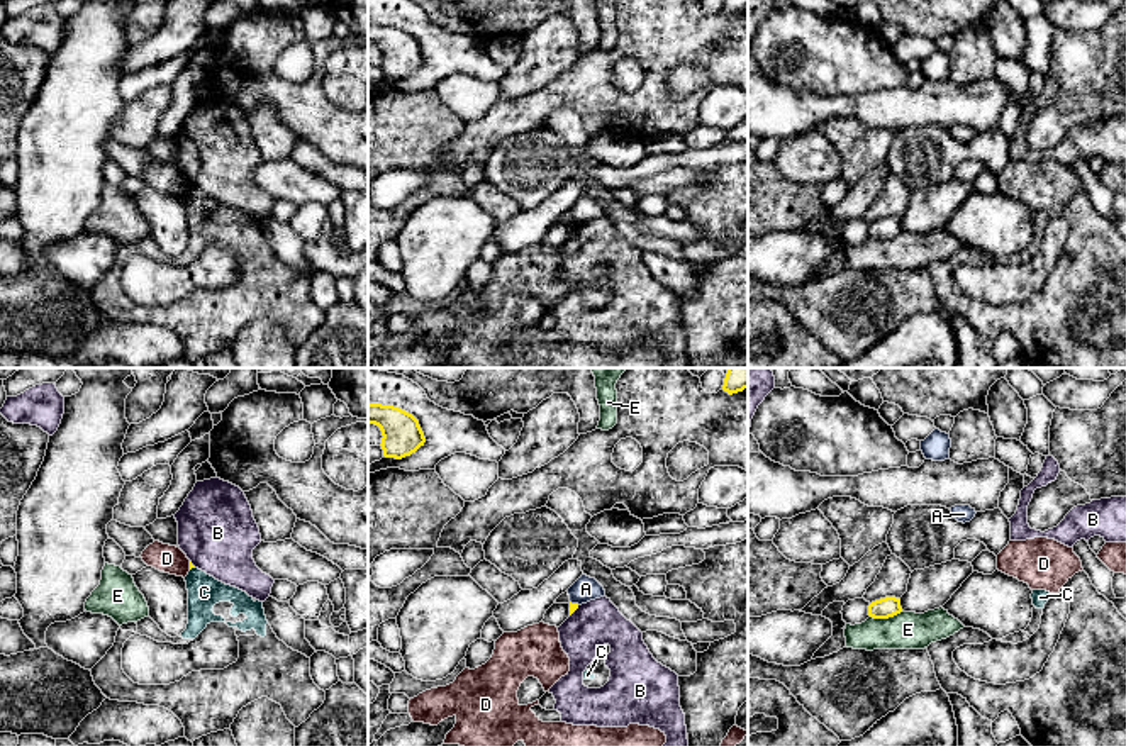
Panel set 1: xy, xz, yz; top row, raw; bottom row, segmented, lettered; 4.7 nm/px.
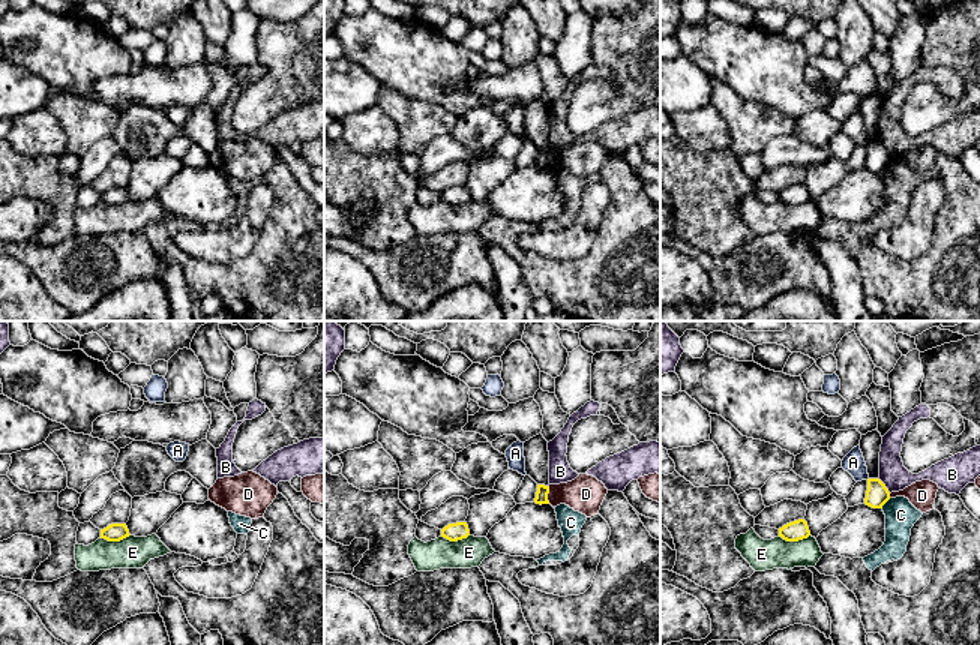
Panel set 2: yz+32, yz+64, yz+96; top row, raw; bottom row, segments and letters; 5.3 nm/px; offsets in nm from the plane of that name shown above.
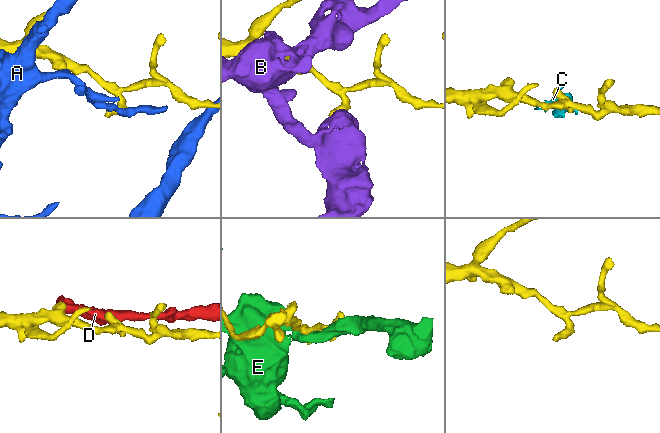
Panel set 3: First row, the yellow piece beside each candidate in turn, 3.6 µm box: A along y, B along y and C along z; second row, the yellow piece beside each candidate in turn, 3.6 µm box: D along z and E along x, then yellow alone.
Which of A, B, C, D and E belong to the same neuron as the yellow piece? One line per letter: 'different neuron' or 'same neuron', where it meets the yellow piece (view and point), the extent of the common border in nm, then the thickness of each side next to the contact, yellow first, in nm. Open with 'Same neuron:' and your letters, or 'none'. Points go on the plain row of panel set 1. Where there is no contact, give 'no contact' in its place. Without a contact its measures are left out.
Same neuron: none
A: different neuron; meets yellow in xz at (575, 224); contact 50 nm long; 40 nm thick on the yellow side, 120 nm on the other
B: different neuron; meets yellow in xz at (575, 229); contact 70 nm long; 40 nm thick on the yellow side, 220 nm on the other
C: different neuron; meets yellow in xy at (192, 187); contact 30 nm long; 20 nm thick on the yellow side, 160 nm on the other
D: different neuron; meets yellow in xy at (190, 185); contact 40 nm long; 20 nm thick on the yellow side, 130 nm on the other
E: different neuron; meets yellow in yz at (886, 238); contact 160 nm long; 100 nm thick on the yellow side, 180 nm on the other

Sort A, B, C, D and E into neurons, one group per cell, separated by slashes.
A / B / C / D / E

